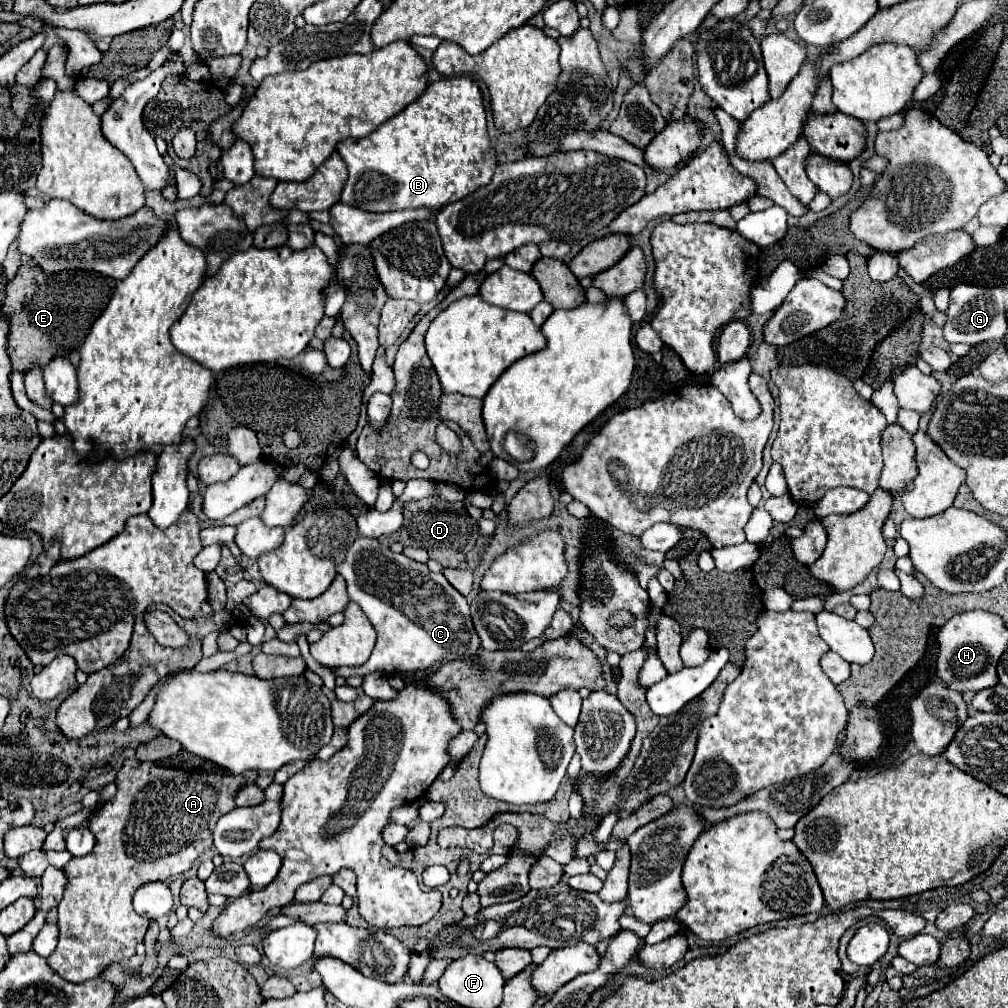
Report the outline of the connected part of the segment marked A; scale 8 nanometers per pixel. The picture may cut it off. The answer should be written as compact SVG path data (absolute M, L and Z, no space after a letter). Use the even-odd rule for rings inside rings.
M130 758L124 762L116 776L118 794L100 806L90 818L90 830L96 836L96 846L88 856L72 858L64 870L68 884L64 898L58 904L58 928L60 938L52 956L48 956L50 968L68 982L84 982L98 978L112 962L128 960L136 954L136 944L142 942L148 930L148 918L142 918L132 908L134 890L142 884L168 880L172 876L188 872L198 856L212 846L212 832L218 818L236 808L234 798L242 786L250 780L250 772L244 774L202 774L176 768L164 768L154 762L140 762Z

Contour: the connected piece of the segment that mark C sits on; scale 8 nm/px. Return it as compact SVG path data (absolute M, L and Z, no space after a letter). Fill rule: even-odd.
M358 536L354 544L348 548L346 558L342 564L336 566L338 574L344 576L348 586L348 596L354 600L370 624L374 626L378 638L376 646L372 650L372 656L362 666L350 666L350 668L338 668L336 676L366 676L372 672L382 674L398 674L398 672L416 672L416 670L430 670L432 666L448 660L462 660L478 658L480 650L480 638L476 636L472 618L470 618L470 604L468 600L444 578L442 572L430 572L426 564L420 564L404 554L394 554L388 546L380 544L376 538Z

